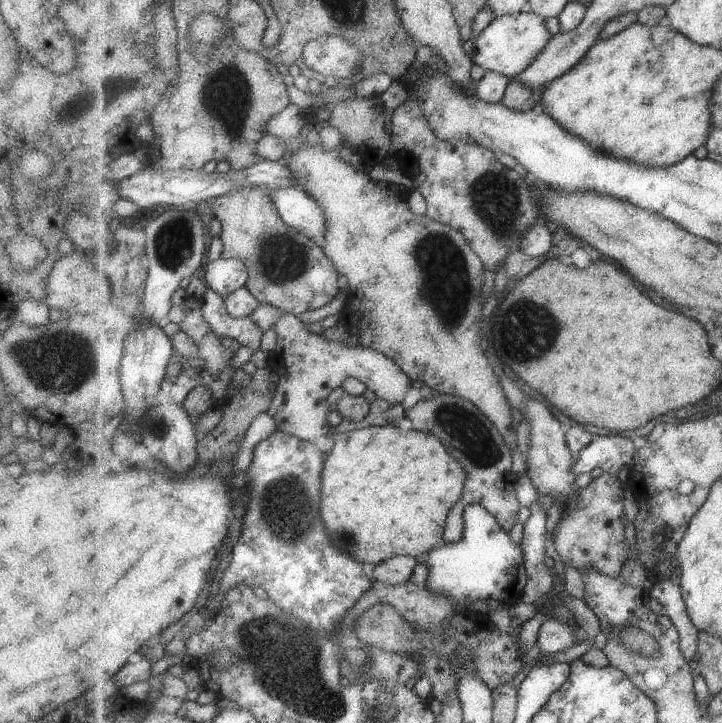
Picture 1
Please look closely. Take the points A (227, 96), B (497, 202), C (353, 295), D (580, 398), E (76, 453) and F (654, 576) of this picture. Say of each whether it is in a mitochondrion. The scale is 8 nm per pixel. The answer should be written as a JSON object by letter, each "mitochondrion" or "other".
{"A":"mitochondrion","B":"mitochondrion","C":"other","D":"other","E":"other","F":"other"}

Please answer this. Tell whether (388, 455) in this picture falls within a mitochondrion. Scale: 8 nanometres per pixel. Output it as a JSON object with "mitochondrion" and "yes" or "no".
{"mitochondrion":"no"}

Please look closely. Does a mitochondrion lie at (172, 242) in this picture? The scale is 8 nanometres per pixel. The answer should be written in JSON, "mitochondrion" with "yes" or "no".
{"mitochondrion":"yes"}

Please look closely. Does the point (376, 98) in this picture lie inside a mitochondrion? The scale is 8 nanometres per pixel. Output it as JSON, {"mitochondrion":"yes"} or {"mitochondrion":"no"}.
{"mitochondrion":"no"}

